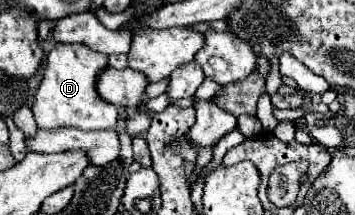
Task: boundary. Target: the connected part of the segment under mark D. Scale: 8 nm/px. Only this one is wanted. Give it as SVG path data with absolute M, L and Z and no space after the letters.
M57 44L45 62L43 82L33 100L35 122L43 130L79 128L79 130L111 130L117 126L117 108L97 96L97 74L107 66L107 56L97 54L81 44L61 46Z

